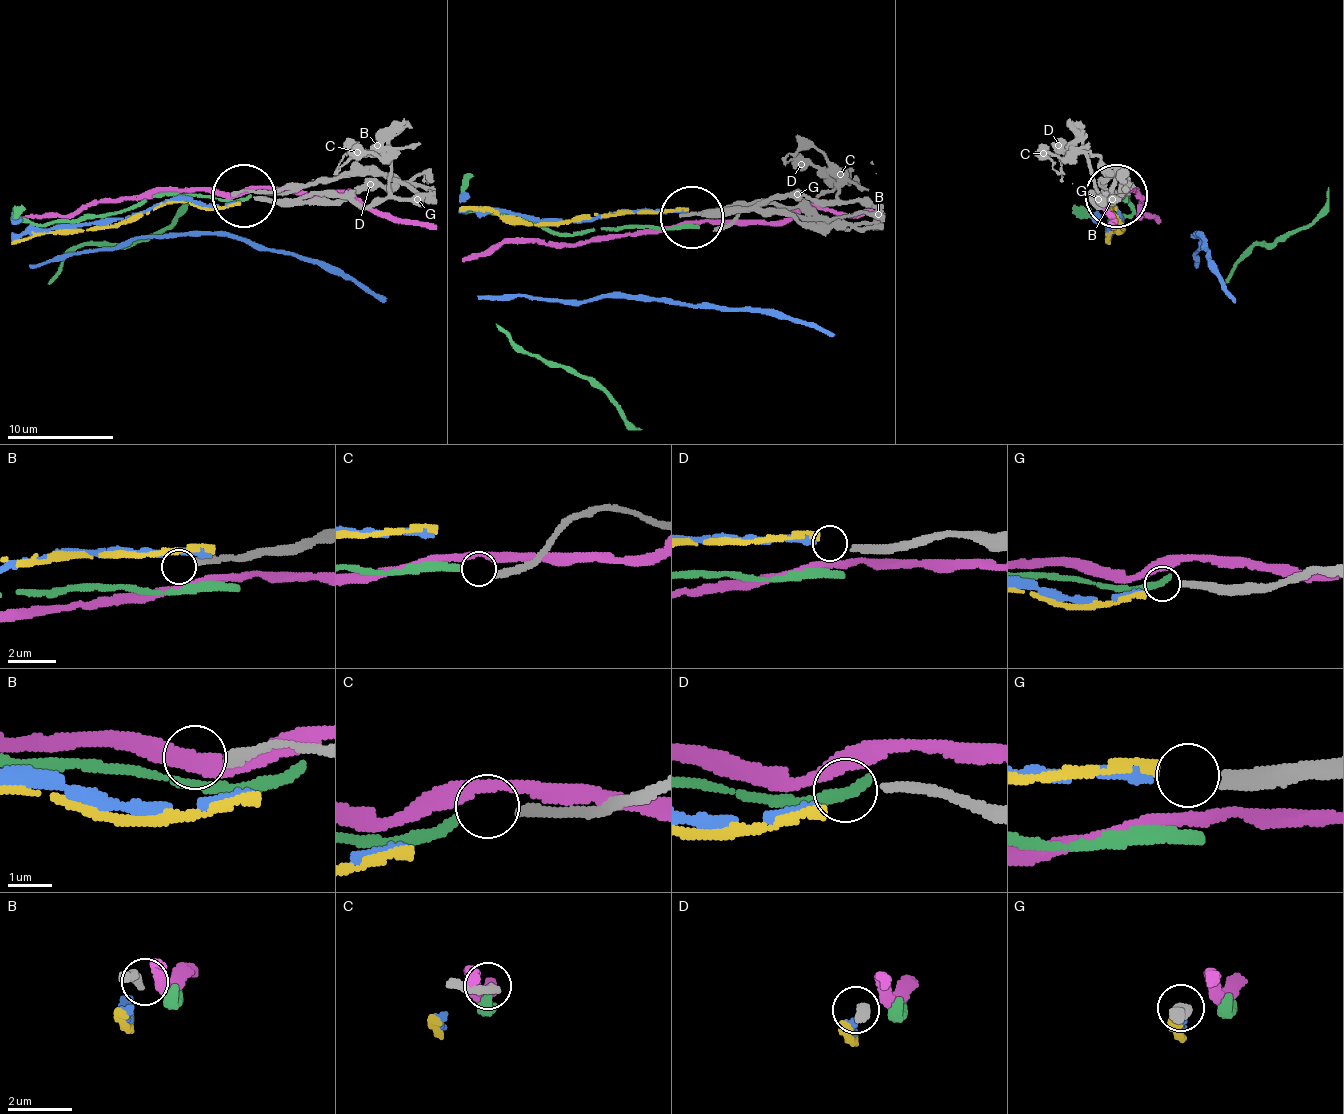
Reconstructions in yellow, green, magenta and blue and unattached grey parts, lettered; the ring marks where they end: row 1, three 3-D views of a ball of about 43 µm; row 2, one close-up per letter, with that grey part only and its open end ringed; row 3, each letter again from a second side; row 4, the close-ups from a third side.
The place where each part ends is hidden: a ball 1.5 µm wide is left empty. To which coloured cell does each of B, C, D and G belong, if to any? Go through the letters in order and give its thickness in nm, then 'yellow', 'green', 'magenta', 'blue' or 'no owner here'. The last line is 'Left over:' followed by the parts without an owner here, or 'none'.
B: 280 nm | no owner here
C: 240 nm | green
D: 240 nm | blue
G: 280 nm | yellow
Left over: B

